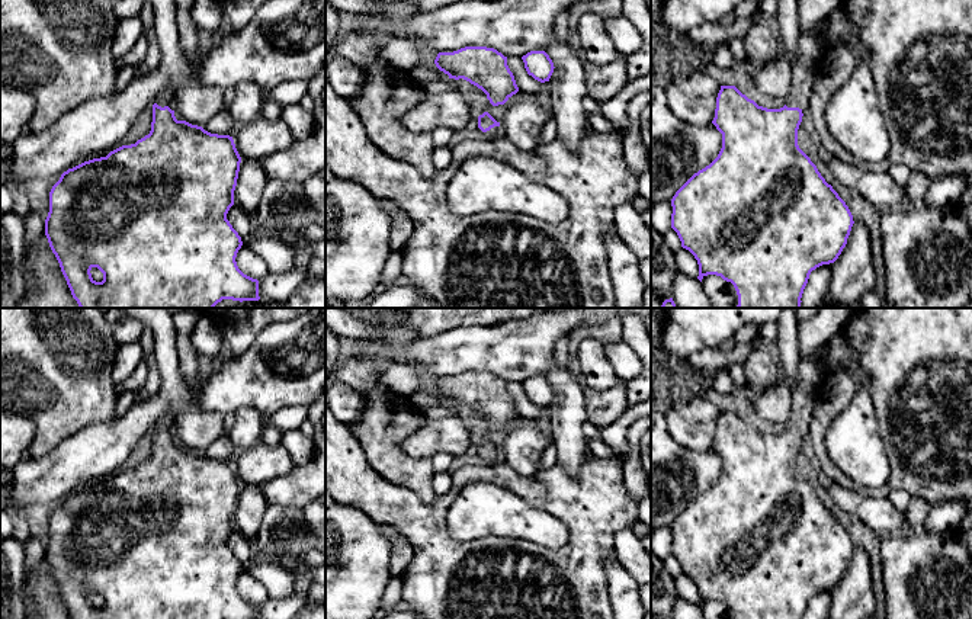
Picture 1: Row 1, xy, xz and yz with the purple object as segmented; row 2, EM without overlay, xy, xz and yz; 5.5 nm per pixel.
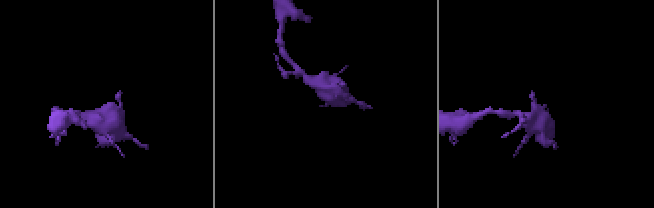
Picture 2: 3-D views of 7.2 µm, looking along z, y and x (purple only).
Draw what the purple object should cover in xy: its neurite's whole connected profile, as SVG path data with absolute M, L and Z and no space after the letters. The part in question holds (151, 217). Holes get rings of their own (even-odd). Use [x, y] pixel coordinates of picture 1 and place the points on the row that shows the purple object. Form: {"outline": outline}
{"outline": "M164 93L153 105L151 131L135 144L122 145L110 151L106 157L84 161L64 171L49 192L49 212L45 219L45 235L55 254L61 272L67 280L73 298L80 308L214 308L222 299L259 301L259 280L244 275L235 262L243 246L241 237L227 219L230 208L234 205L234 190L237 186L241 157L230 135L218 135L205 131L202 126L186 121L177 121L169 102L174 93ZM97 267L103 273L103 280L96 282L90 270Z"}

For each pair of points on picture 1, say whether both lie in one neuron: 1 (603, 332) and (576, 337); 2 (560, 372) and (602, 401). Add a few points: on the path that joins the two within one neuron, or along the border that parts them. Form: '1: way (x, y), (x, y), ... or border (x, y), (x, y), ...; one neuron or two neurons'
1: way (596, 332), (583, 332); one neuron
2: border (581, 382), (586, 417), (589, 420); two neurons

